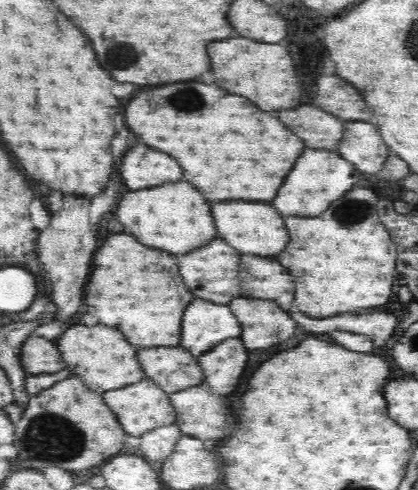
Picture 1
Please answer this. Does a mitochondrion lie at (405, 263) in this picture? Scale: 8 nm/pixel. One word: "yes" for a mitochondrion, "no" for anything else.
no

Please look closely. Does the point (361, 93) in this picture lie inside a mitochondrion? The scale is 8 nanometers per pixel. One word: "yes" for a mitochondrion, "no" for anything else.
no

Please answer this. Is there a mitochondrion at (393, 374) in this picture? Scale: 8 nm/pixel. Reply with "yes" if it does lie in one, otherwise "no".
no

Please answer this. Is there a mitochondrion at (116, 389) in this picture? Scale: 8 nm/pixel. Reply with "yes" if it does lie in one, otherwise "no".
no

